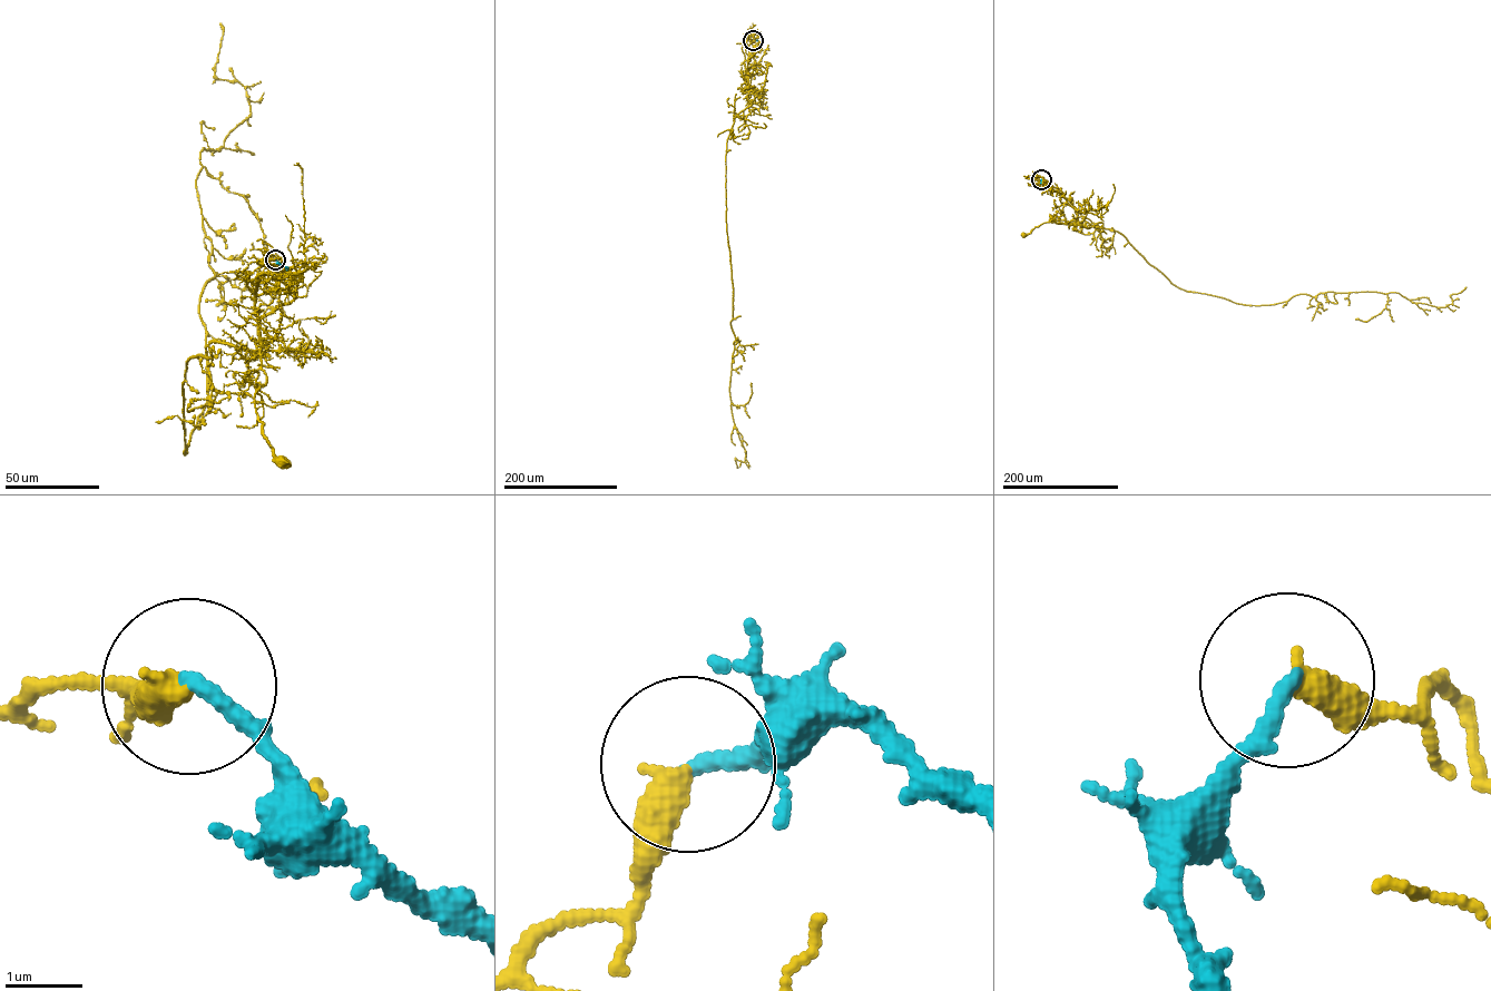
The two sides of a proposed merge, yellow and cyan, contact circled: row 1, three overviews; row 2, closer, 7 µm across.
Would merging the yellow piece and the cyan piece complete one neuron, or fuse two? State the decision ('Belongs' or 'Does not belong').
Does not belong

